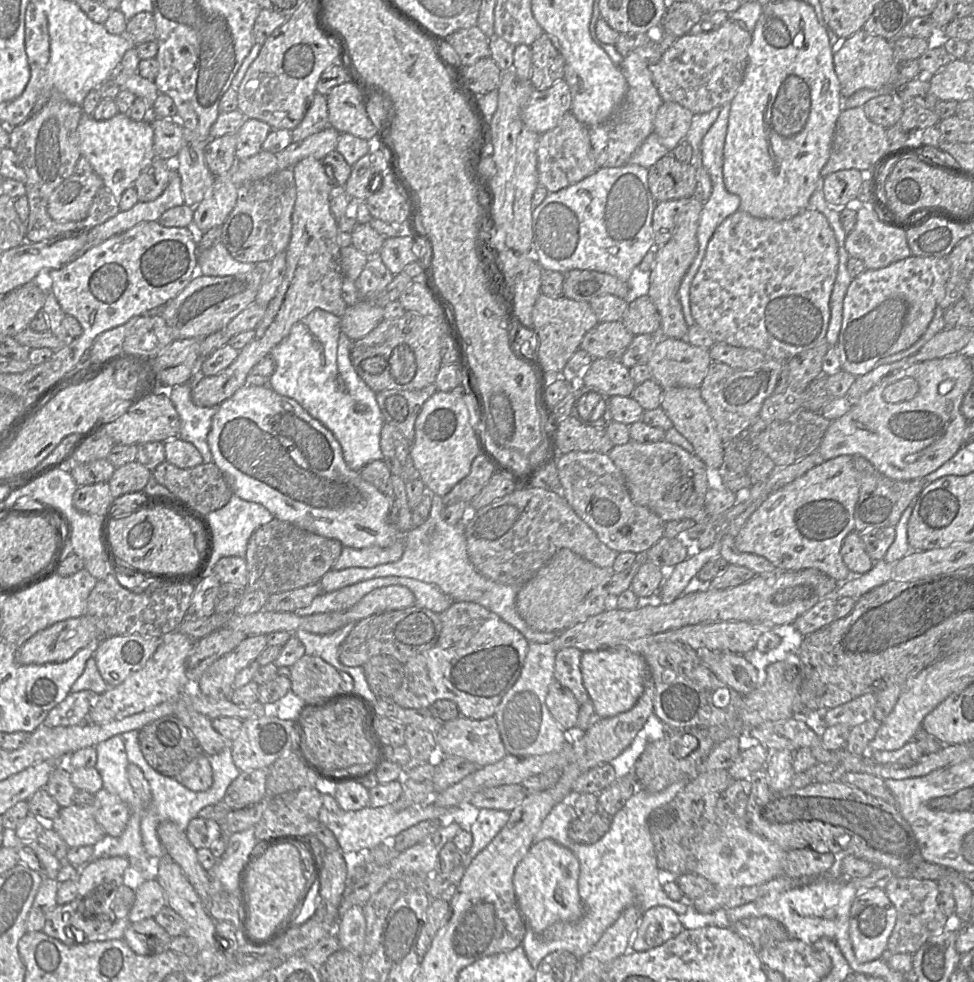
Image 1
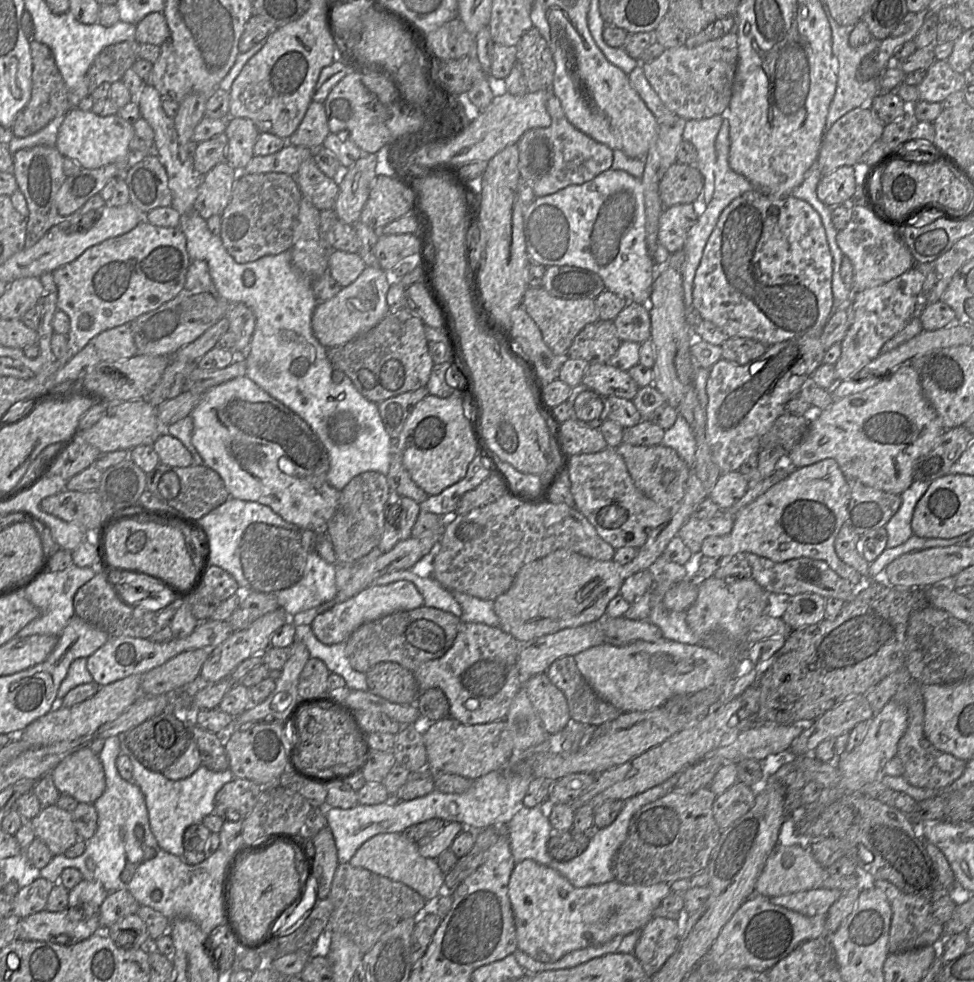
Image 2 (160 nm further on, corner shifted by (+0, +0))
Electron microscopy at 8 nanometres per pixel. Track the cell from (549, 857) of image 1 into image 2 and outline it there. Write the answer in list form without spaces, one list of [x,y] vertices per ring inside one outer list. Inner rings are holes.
[[[526,859],[516,863],[508,884],[508,895],[514,915],[517,949],[540,962],[555,962],[571,951],[604,944],[616,936],[641,930],[670,892],[670,884],[627,885],[612,880],[599,885],[575,887],[555,869]]]

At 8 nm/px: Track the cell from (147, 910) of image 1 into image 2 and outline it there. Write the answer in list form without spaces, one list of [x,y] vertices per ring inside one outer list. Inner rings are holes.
[[[126,890],[108,894],[99,908],[99,923],[102,929],[107,929],[121,918],[136,914],[139,903]]]

